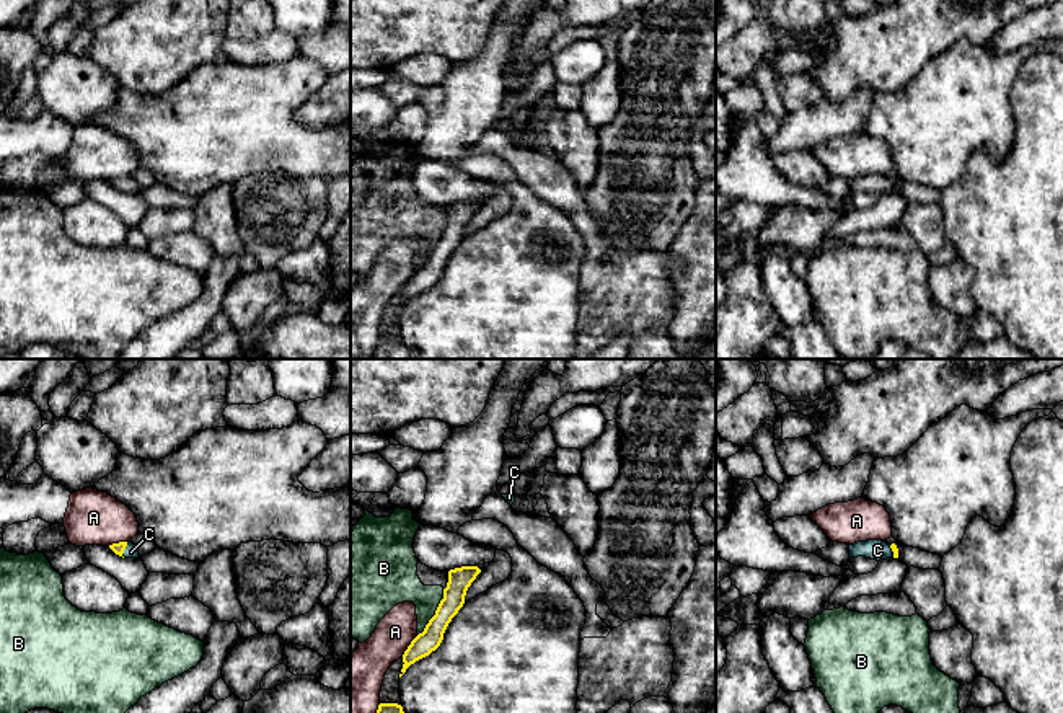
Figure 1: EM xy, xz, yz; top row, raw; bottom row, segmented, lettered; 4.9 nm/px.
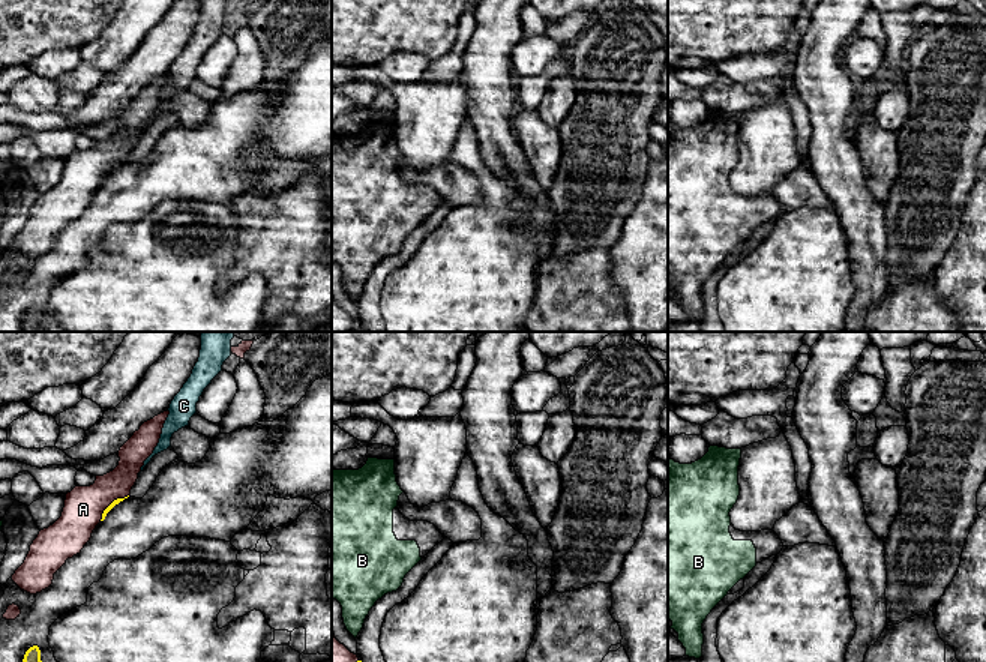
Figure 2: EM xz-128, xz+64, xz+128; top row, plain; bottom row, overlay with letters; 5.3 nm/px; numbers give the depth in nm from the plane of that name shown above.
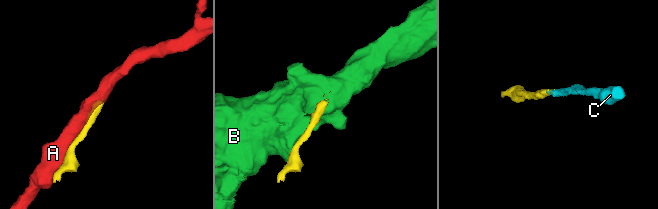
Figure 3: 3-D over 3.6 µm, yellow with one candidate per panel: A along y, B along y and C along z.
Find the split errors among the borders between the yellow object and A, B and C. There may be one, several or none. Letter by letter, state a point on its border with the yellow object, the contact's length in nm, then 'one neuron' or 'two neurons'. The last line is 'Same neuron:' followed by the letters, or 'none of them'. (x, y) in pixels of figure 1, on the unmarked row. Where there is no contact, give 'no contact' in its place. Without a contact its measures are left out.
A: xy (116, 178) | 100 nm | two neurons
B: xz (436, 247) | 260 nm | two neurons
C: xy (124, 183) | 80 nm | one neuron
Same neuron: C

